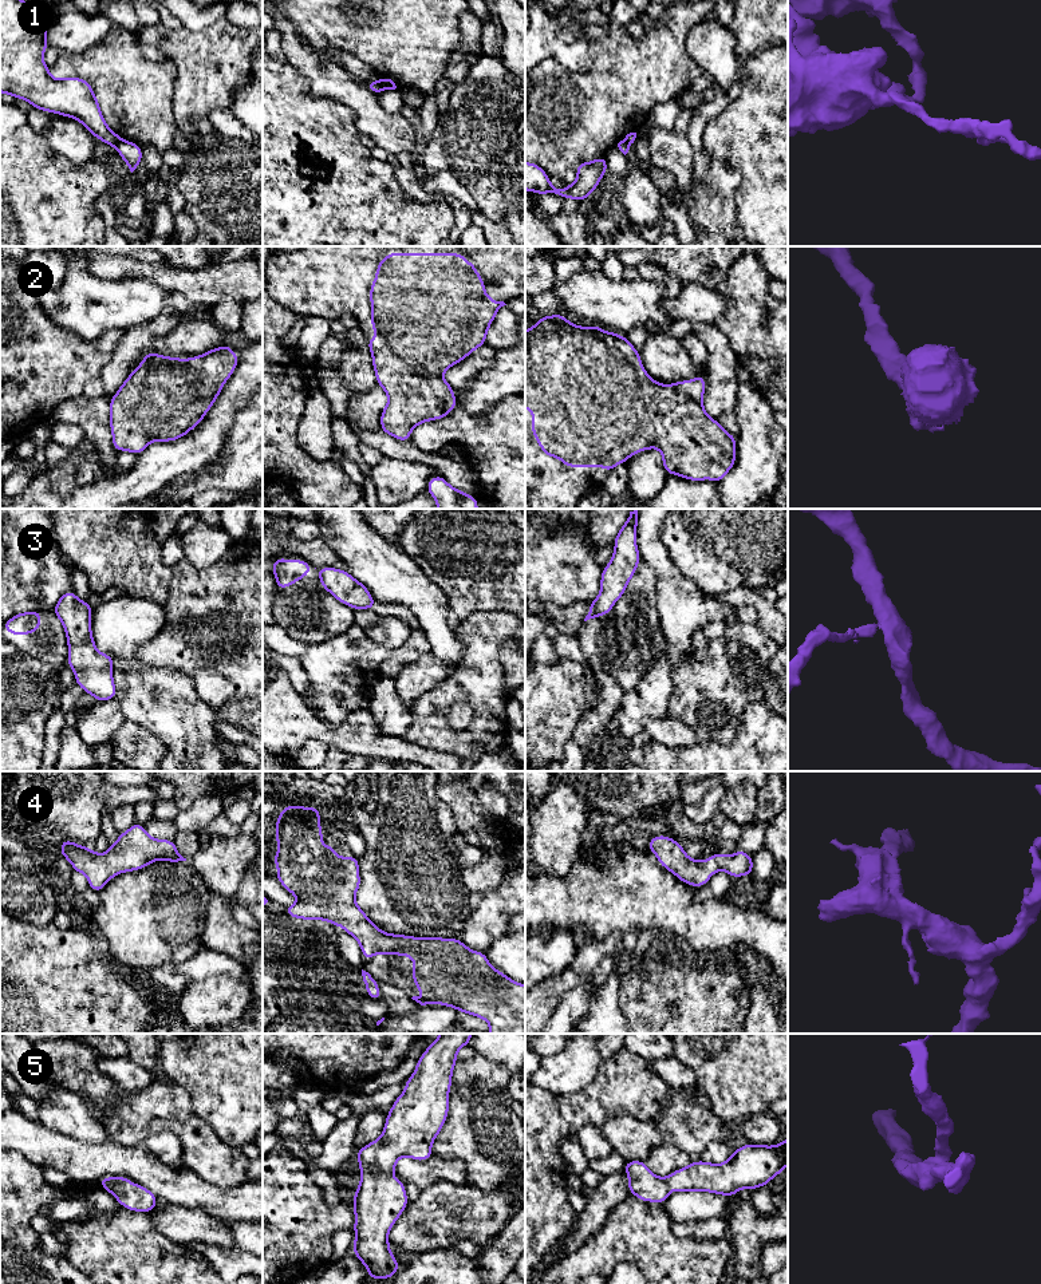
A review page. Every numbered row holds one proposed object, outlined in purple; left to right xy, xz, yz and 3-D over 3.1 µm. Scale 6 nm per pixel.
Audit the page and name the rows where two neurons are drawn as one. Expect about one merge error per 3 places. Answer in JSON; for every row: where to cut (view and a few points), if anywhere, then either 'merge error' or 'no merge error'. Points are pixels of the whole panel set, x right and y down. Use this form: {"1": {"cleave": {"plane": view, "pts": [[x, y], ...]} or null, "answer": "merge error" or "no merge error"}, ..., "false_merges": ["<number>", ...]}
{"1": {"cleave": {"plane": "xy", "pts": [[122, 139], [114, 146]]}, "answer": "merge error"}, "2": {"cleave": null, "answer": "no merge error"}, "3": {"cleave": {"plane": "xz", "pts": [[318, 571], [320, 576]]}, "answer": "merge error"}, "4": {"cleave": null, "answer": "no merge error"}, "5": {"cleave": null, "answer": "no merge error"}, "false_merges": ["1", "3"]}

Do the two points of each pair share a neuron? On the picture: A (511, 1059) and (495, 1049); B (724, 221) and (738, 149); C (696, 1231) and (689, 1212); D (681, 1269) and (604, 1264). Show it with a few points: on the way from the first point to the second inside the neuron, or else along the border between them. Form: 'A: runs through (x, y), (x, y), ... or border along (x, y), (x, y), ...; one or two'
A: runs through (507, 1055), (499, 1049); one
B: border along (713, 159), (726, 159), (740, 173), (734, 200); two
C: border along (718, 1216), (673, 1223); two
D: runs through (662, 1256), (659, 1253), (623, 1253); one

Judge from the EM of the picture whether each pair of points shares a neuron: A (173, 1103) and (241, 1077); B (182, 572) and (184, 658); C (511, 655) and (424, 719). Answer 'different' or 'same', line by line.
A: different
B: same
C: different

